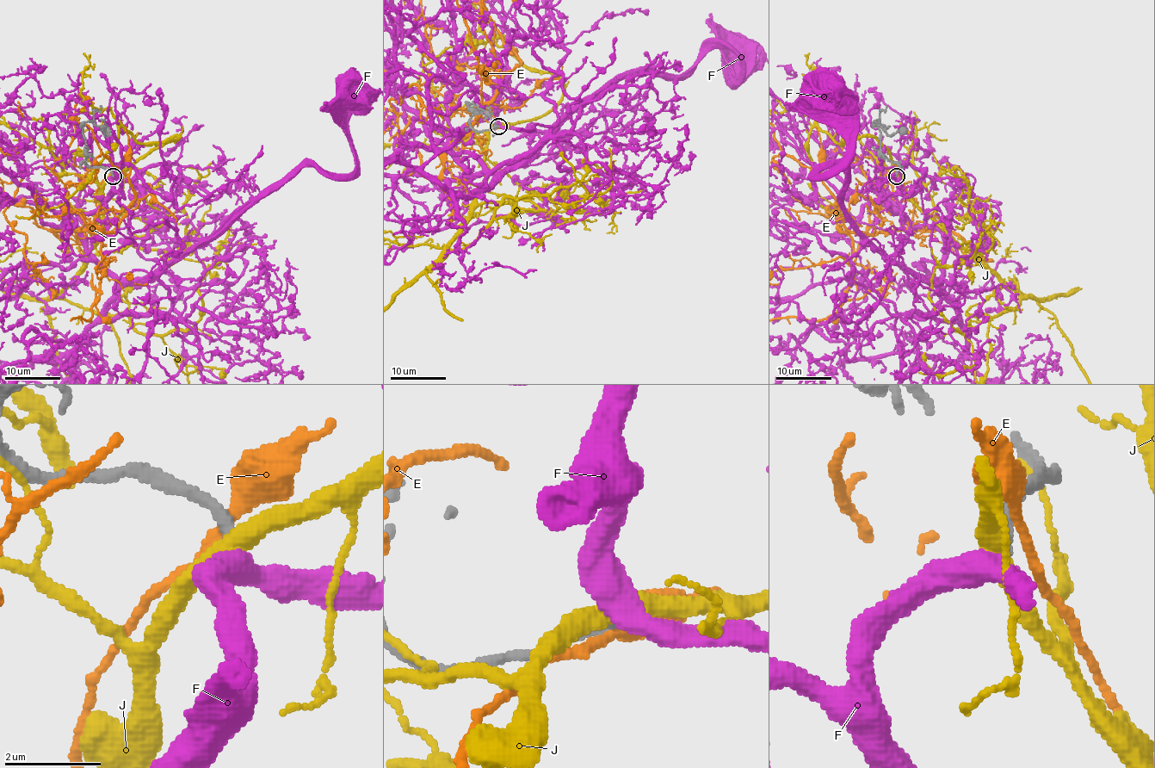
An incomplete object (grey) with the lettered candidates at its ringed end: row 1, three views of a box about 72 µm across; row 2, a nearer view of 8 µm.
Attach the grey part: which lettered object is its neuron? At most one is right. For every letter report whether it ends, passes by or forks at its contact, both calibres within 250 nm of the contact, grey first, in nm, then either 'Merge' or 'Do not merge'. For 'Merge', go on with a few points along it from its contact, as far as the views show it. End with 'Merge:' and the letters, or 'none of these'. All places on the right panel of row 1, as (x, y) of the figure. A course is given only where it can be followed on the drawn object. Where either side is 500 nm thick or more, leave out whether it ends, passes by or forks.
E: It passes by. Thickness 360 nm (grey) against 320 nm. Do not merge
F: It passes by. Thickness 280 nm (grey) against 480 nm. Merge. Its course: (896, 176), (880, 199), (941, 235), (938, 277), (849, 219), (837, 166), (818, 174), (846, 152), (823, 89)
J: It passes by. Thickness 300 nm (grey) against 420 nm. Do not merge
Merge: F

